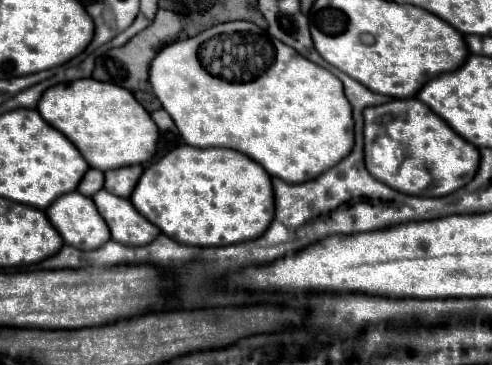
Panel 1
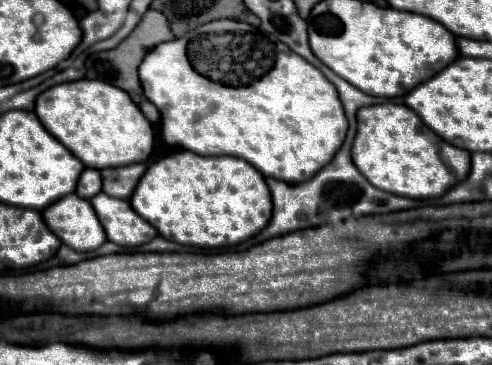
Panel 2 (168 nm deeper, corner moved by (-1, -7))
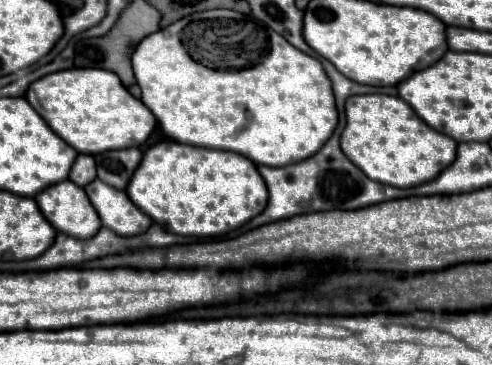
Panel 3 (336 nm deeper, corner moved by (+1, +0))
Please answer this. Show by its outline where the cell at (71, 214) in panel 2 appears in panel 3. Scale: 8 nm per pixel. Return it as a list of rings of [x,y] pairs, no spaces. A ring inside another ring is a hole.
[[[68,179],[50,185],[50,189],[44,189],[34,199],[44,217],[62,233],[70,233],[72,237],[90,237],[102,227],[84,189]]]

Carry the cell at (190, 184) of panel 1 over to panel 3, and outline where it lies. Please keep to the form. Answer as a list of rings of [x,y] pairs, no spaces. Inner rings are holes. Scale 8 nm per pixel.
[[[160,141],[144,153],[126,193],[166,231],[194,237],[216,237],[238,229],[268,203],[266,183],[256,163],[244,155],[174,141]]]

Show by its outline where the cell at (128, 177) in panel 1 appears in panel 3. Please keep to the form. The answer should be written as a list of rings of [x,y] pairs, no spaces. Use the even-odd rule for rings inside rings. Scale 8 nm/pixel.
[[[136,147],[130,149],[116,149],[94,155],[98,165],[98,179],[114,185],[116,189],[124,189],[142,159],[142,151]]]

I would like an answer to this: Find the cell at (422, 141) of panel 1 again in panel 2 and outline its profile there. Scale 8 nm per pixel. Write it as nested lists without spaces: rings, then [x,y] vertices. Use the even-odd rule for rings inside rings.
[[[376,104],[358,110],[358,134],[352,146],[356,168],[380,190],[406,198],[440,198],[470,172],[470,152],[436,136],[416,112],[404,104]]]

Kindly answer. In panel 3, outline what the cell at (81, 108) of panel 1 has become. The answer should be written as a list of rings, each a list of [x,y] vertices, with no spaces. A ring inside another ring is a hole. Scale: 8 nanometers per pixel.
[[[72,67],[44,75],[26,89],[26,99],[54,133],[78,153],[96,155],[110,149],[140,147],[156,127],[150,109],[130,95],[116,73],[106,69]]]

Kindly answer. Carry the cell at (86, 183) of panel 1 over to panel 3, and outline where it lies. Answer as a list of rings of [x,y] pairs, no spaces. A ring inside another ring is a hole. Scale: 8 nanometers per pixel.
[[[78,155],[70,169],[70,181],[84,187],[94,179],[96,179],[96,165],[94,165],[92,155]]]

